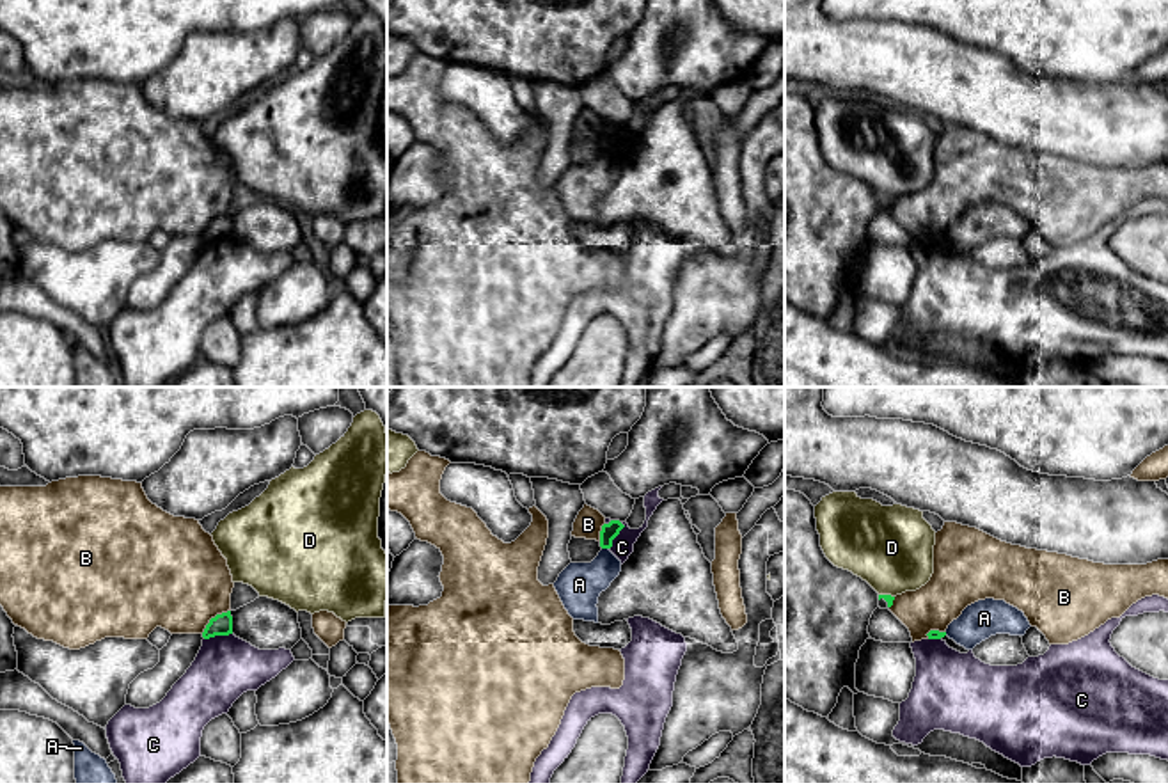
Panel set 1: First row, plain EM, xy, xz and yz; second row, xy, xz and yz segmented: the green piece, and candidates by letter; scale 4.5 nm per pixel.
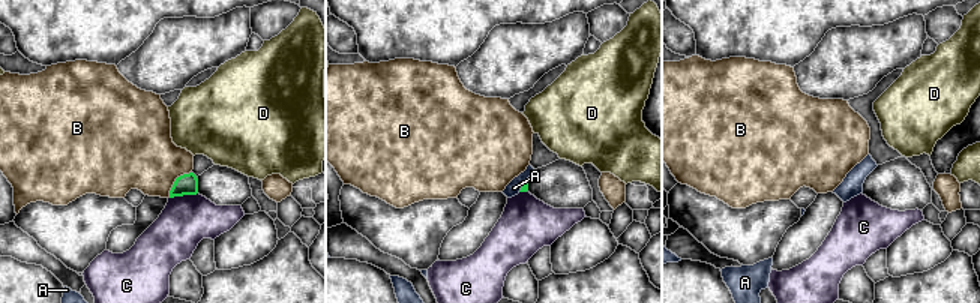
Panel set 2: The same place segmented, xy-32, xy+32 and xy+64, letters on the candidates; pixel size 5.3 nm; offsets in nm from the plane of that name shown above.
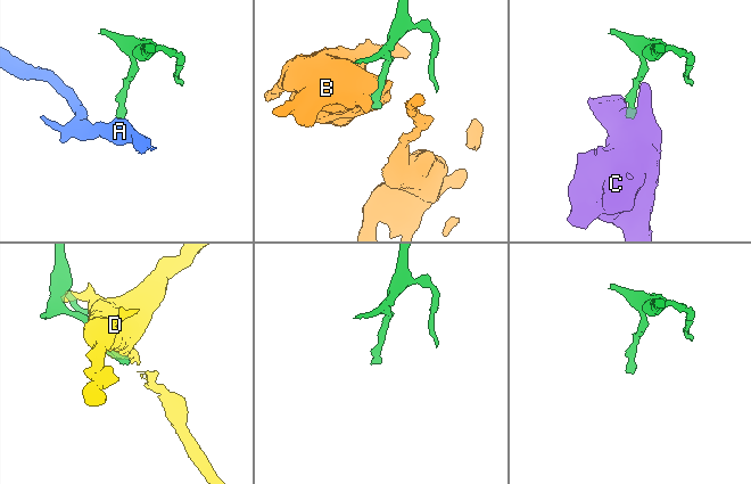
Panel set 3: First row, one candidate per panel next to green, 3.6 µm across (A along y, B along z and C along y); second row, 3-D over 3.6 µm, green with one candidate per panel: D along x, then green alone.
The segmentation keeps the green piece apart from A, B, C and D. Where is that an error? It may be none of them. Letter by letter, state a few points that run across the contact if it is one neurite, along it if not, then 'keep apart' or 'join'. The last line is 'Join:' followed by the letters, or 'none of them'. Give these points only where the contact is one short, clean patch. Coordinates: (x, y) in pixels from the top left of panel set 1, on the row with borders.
A: line xz (602, 547), (607, 549); keep apart
B: keep apart
C: line xy (231, 632), (205, 640); keep apart
D: keep apart
Join: none of them

